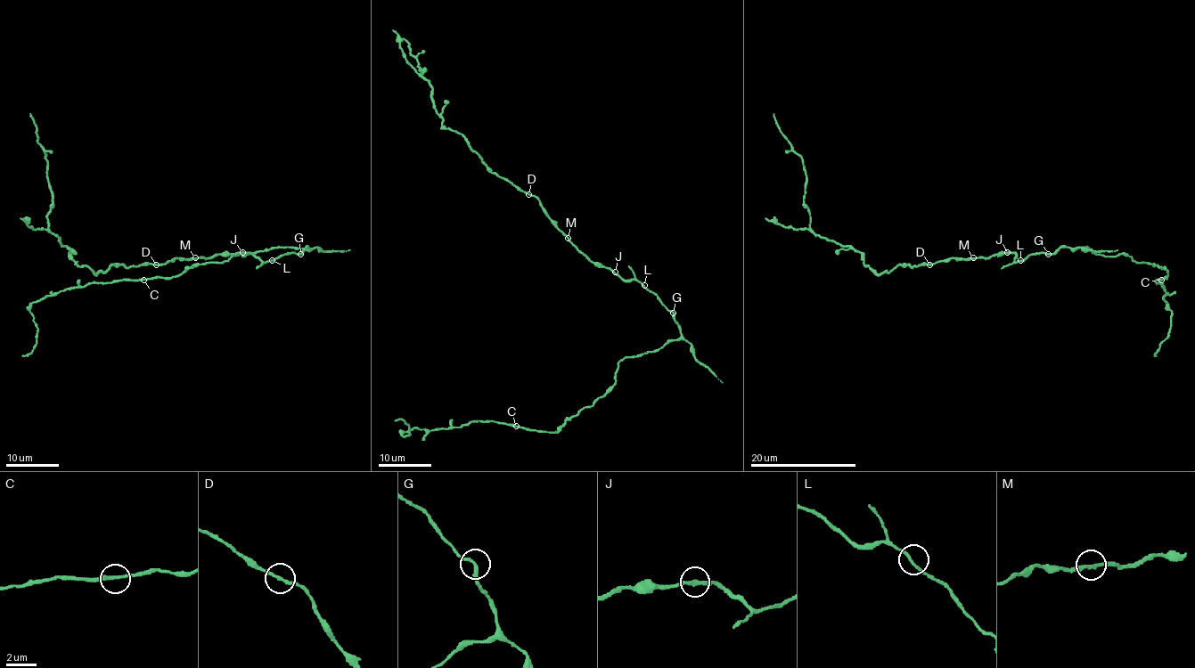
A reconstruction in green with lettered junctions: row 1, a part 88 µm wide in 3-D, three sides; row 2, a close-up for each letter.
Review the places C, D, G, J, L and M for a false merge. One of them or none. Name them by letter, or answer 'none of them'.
none of them

